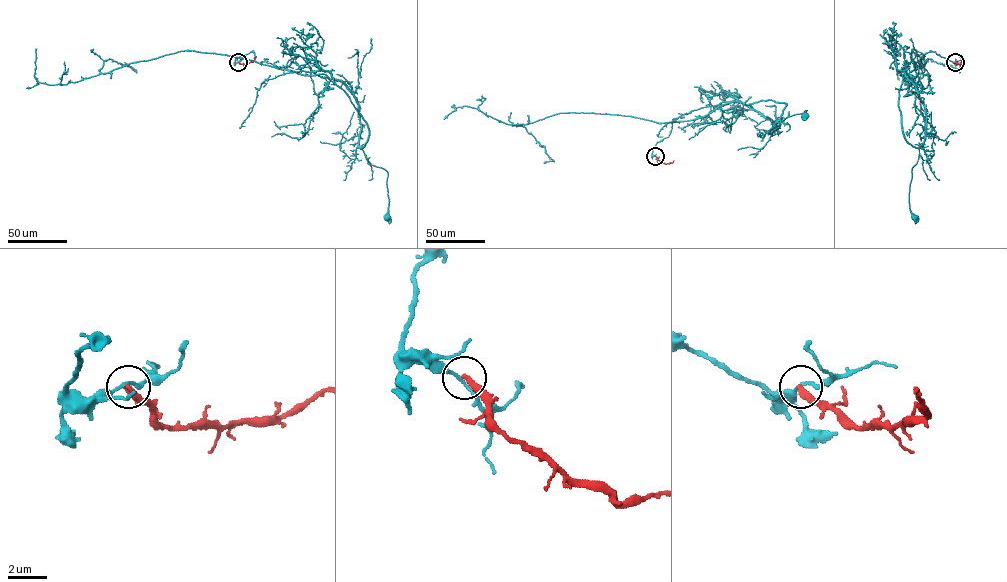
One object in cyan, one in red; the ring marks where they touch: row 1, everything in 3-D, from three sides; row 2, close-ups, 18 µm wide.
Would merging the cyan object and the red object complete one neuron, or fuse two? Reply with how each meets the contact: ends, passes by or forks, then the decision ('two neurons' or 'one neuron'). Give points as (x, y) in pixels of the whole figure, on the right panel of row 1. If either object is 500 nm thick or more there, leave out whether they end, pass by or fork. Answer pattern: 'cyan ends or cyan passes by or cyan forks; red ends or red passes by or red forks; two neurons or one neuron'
cyan passes by; red ends; two neurons

